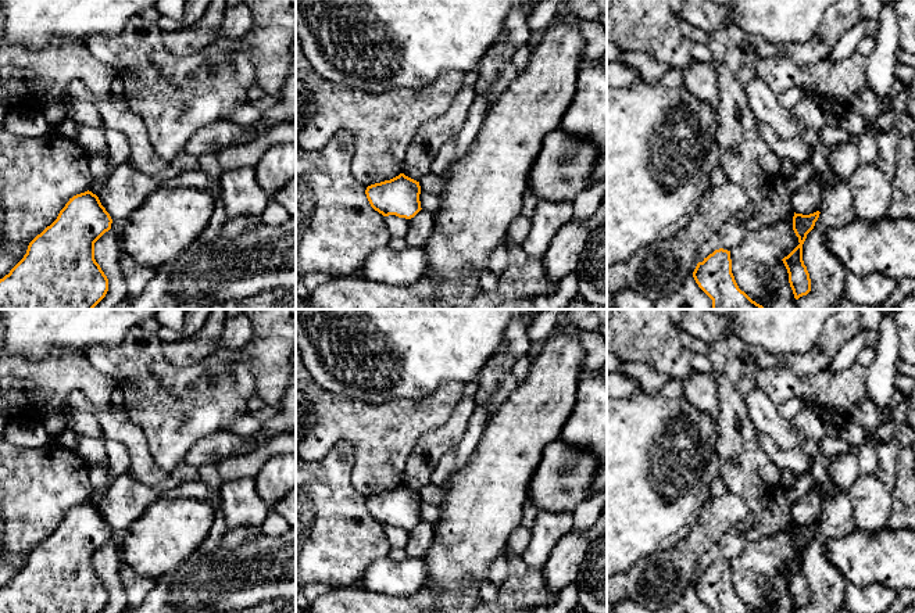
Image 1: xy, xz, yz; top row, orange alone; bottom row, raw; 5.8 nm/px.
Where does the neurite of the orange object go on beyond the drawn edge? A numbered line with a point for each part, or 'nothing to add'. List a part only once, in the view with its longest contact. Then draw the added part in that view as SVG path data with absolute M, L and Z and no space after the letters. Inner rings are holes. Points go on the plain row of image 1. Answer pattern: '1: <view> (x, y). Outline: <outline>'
nothing to add

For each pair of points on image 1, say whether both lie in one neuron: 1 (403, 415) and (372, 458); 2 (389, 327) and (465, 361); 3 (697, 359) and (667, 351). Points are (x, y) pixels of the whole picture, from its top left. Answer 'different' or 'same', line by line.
1: same
2: same
3: different

